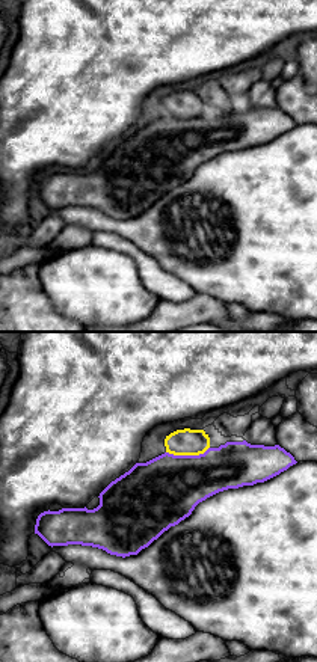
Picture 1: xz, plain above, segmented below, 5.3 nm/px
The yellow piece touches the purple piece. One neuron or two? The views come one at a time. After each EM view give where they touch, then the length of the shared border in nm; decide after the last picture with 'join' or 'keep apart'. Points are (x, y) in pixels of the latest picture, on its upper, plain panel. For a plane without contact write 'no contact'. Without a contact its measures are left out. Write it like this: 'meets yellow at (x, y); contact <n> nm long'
meets yellow at (187, 116); contact 240 nm long

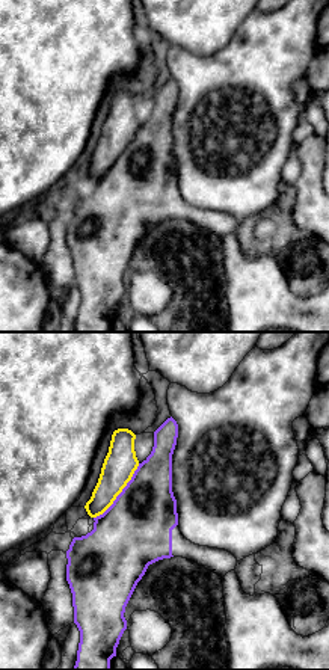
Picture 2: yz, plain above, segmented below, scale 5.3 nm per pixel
meets yellow at (121, 153); contact 380 nm long

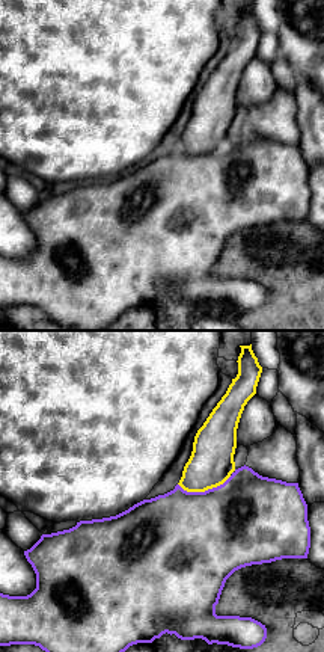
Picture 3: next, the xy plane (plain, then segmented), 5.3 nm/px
meets yellow at (204, 153); contact 300 nm long

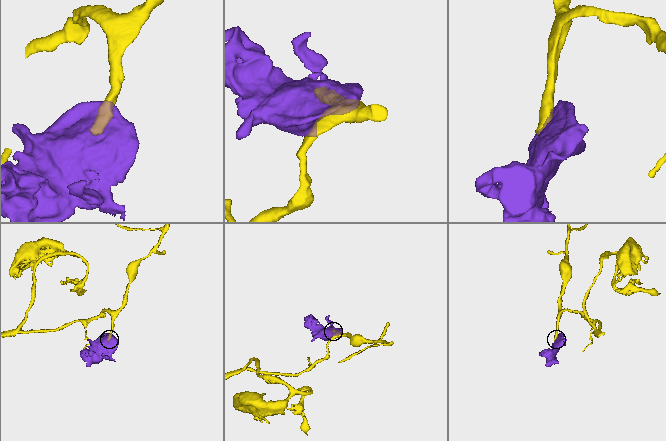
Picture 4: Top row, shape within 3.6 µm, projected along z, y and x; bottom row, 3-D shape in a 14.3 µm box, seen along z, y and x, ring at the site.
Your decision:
join

